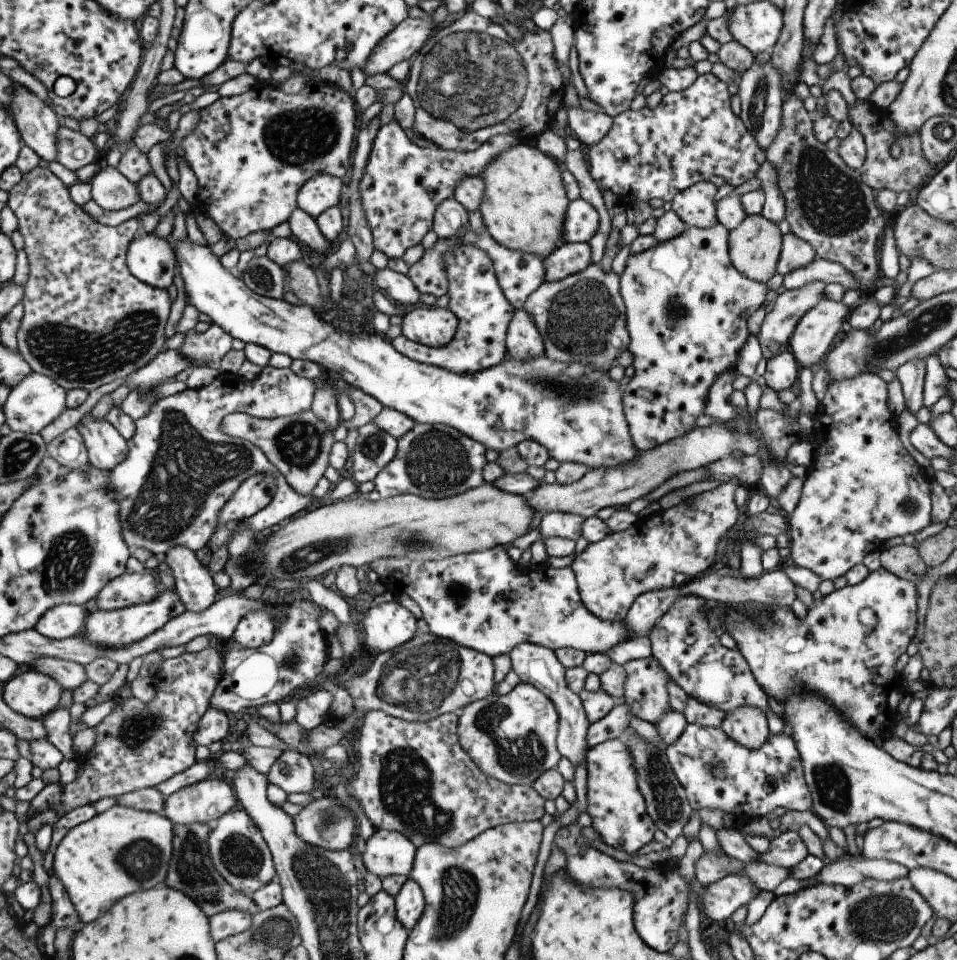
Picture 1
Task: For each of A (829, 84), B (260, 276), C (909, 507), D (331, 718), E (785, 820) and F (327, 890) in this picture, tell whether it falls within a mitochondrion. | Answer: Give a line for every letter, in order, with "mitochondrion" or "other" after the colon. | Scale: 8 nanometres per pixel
A: other
B: mitochondrion
C: mitochondrion
D: other
E: other
F: mitochondrion

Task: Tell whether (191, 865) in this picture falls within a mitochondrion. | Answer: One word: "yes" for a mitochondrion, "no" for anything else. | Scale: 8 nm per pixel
yes

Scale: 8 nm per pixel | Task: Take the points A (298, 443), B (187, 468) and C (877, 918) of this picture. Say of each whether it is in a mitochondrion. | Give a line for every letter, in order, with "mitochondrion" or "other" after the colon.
A: mitochondrion
B: mitochondrion
C: mitochondrion

